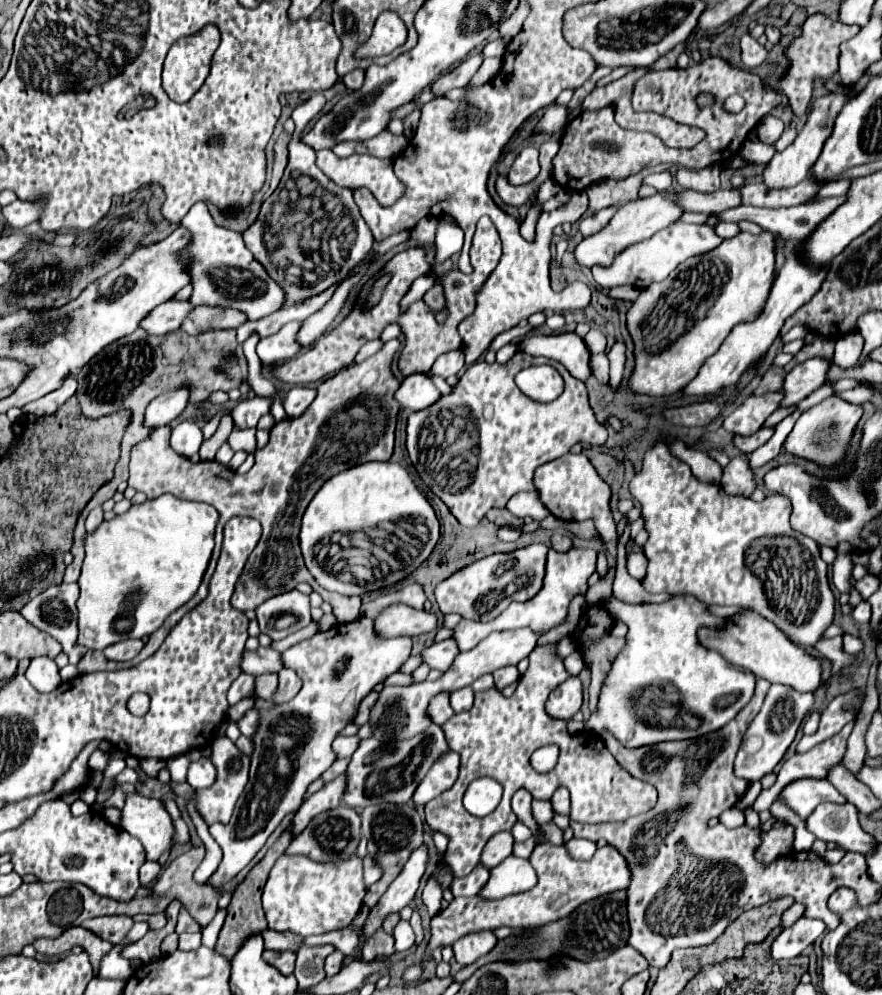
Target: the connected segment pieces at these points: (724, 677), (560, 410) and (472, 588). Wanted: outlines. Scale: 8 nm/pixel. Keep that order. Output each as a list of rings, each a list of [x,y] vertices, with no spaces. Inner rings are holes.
[[[679,593],[659,605],[627,605],[615,597],[609,597],[605,601],[605,607],[609,615],[613,615],[613,619],[617,621],[623,621],[629,631],[625,637],[625,647],[613,659],[613,667],[603,681],[597,711],[591,713],[587,721],[589,731],[607,731],[627,749],[637,749],[663,741],[683,741],[717,731],[749,703],[755,689],[755,675],[751,671],[737,669],[733,663],[725,661],[721,653],[703,647],[697,639],[697,631],[701,627],[715,629],[723,621],[723,618],[713,615],[703,601],[695,599],[693,595]],[[687,717],[695,717],[697,721],[689,723]],[[635,721],[651,721],[651,725],[635,725]]]
[[[517,351],[505,365],[499,365],[499,363],[487,365],[485,361],[473,363],[473,365],[465,371],[465,375],[459,379],[459,385],[453,387],[453,393],[451,393],[451,395],[441,397],[433,407],[427,407],[425,411],[411,413],[411,415],[409,415],[409,421],[407,421],[407,453],[409,453],[409,459],[411,459],[413,467],[417,469],[419,477],[423,479],[423,483],[449,507],[449,511],[453,513],[453,517],[455,517],[463,527],[475,527],[475,525],[485,517],[485,513],[487,513],[489,509],[503,509],[503,507],[507,505],[507,501],[509,501],[515,493],[519,493],[519,491],[535,491],[535,485],[533,485],[533,471],[535,471],[539,465],[549,463],[549,461],[553,461],[553,459],[557,459],[557,457],[569,453],[569,449],[571,449],[575,443],[591,443],[591,445],[597,445],[597,447],[603,447],[603,445],[607,443],[607,429],[605,429],[605,425],[599,425],[599,423],[595,421],[595,413],[593,413],[593,409],[591,409],[591,405],[589,405],[589,399],[587,399],[587,387],[585,387],[585,383],[573,379],[573,377],[569,375],[569,371],[565,371],[557,361],[549,361],[549,359],[545,359],[545,357],[537,357],[537,359],[535,359],[535,357],[525,355],[523,351]],[[527,365],[551,365],[553,369],[557,369],[559,375],[563,377],[563,383],[565,383],[561,397],[557,397],[557,399],[551,401],[551,403],[535,403],[535,401],[527,399],[525,395],[521,395],[521,391],[515,387],[515,381],[513,381],[513,379],[515,379],[515,375],[517,375],[523,367],[527,367]]]
[[[533,543],[511,553],[495,553],[483,557],[481,561],[475,561],[459,569],[457,573],[453,573],[435,587],[435,599],[441,613],[457,613],[463,619],[487,623],[501,615],[509,607],[509,603],[529,601],[539,593],[543,585],[547,551],[549,551],[547,545]]]

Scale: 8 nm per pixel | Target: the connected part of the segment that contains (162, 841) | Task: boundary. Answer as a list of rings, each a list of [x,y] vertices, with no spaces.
[[[127,795],[121,809],[121,829],[141,839],[147,859],[157,861],[159,855],[171,847],[173,825],[171,817],[159,799],[147,799],[141,795]]]

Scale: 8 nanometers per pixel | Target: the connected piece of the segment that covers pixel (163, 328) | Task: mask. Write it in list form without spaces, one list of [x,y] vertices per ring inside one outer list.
[[[171,299],[167,303],[155,307],[141,321],[141,327],[145,327],[145,331],[149,331],[149,335],[167,335],[171,331],[177,331],[191,311],[193,311],[193,305],[189,301]]]

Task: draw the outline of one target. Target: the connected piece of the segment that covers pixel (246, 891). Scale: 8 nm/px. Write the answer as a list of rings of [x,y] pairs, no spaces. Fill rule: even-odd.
[[[285,829],[285,831],[281,833],[281,837],[271,845],[271,849],[267,851],[267,855],[247,873],[247,877],[243,879],[243,883],[235,889],[235,893],[233,893],[229,905],[227,905],[227,917],[225,917],[223,929],[221,929],[221,933],[219,933],[217,947],[215,947],[215,951],[221,953],[221,955],[225,955],[227,959],[231,959],[231,957],[239,951],[241,943],[243,943],[249,935],[259,933],[259,931],[263,931],[263,929],[267,927],[267,923],[265,923],[265,913],[263,913],[263,909],[261,909],[261,887],[265,885],[265,879],[269,877],[269,871],[271,871],[273,863],[277,861],[277,857],[281,857],[281,855],[285,853],[285,849],[287,849],[287,845],[291,843],[291,839],[293,839],[293,833]]]

